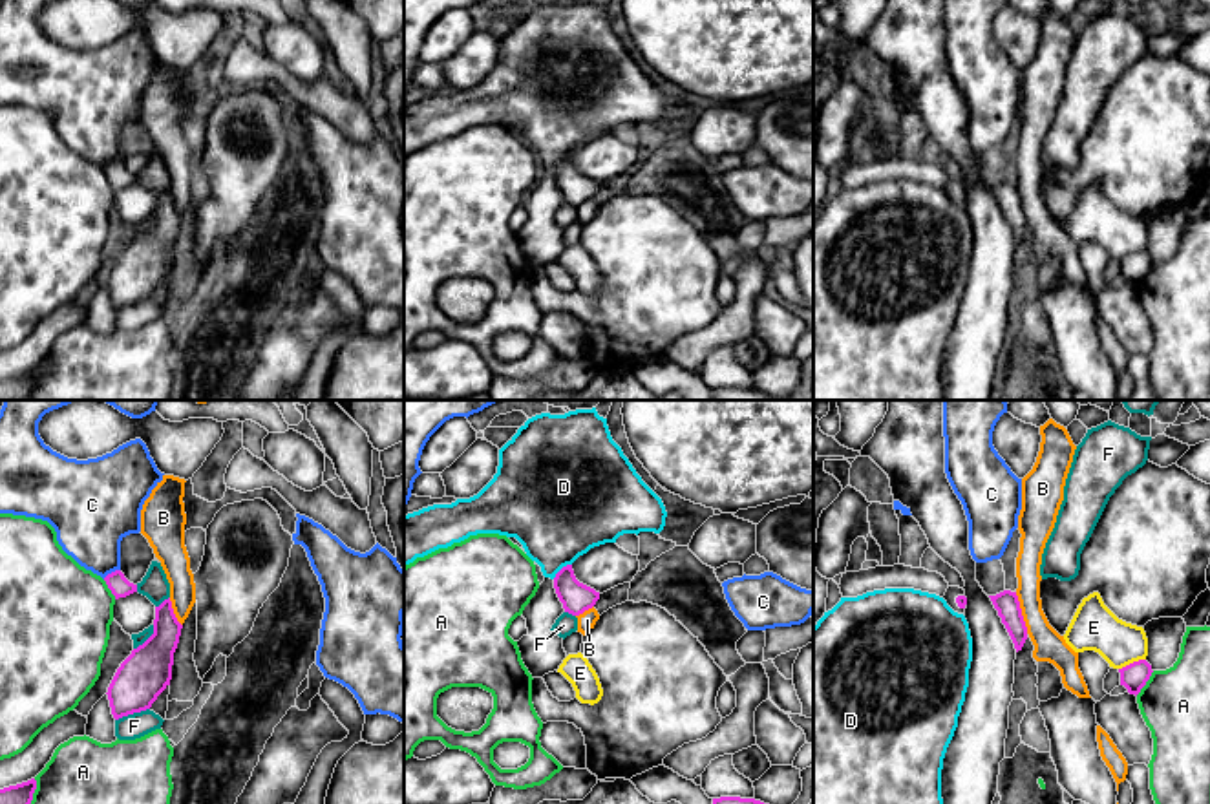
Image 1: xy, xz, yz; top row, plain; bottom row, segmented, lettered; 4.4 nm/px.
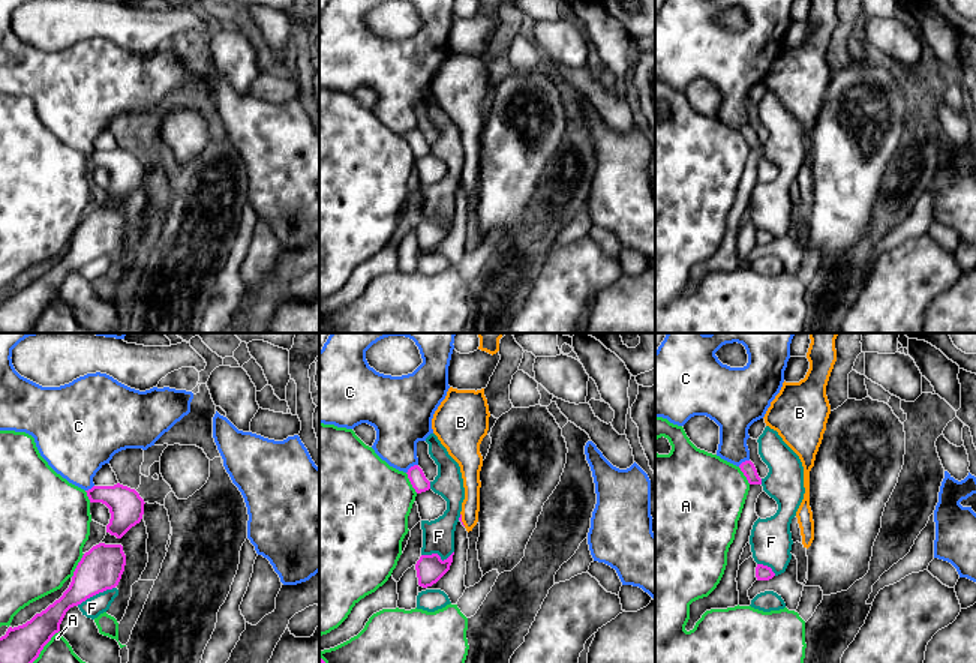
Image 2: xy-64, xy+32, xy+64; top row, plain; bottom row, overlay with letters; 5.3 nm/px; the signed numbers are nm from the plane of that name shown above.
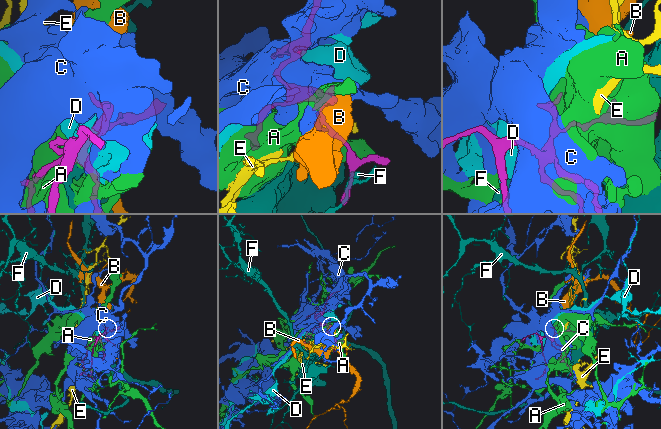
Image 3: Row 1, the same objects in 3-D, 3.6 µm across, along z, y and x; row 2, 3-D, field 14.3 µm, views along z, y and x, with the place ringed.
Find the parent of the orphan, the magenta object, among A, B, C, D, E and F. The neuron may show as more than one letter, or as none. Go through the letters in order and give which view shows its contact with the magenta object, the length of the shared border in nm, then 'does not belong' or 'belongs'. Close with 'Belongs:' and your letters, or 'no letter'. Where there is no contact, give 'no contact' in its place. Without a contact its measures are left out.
A: meets magenta in yz; contact 140 nm long; does not belong
B: meets magenta in yz; contact 190 nm long; does not belong
C: meets magenta in xy; contact 90 nm long; does not belong
D: meets magenta in xz; contact 110 nm long; does not belong
E: meets magenta in yz; contact 130 nm long; does not belong
F: meets magenta in xy; contact 160 nm long; does not belong
Belongs: no letter

